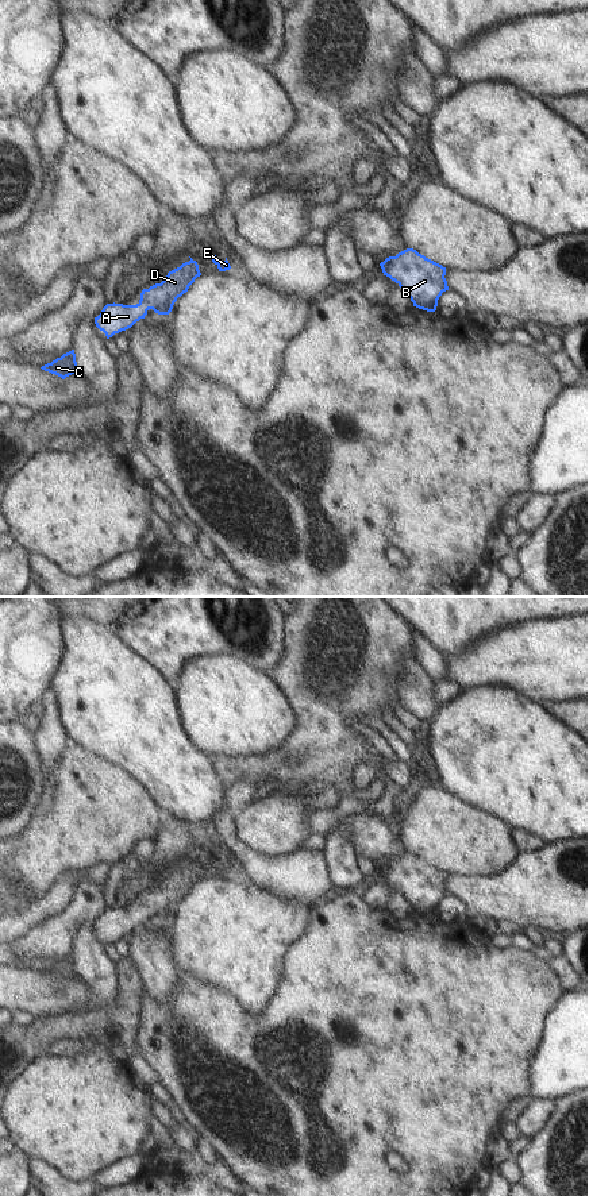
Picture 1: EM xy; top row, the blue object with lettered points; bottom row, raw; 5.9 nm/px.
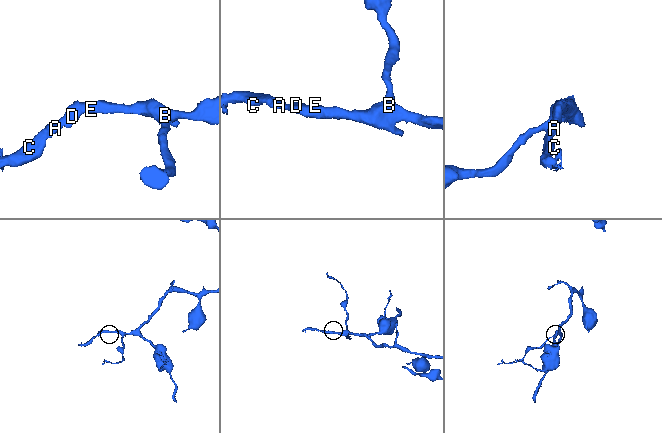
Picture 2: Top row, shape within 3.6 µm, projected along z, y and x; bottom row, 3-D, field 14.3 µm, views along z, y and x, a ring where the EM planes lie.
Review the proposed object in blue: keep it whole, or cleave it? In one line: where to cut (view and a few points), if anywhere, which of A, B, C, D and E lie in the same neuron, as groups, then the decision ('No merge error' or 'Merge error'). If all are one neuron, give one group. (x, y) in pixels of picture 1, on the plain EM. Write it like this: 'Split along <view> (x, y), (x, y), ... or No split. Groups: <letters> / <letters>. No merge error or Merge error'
No split. Groups: A B C D E. No merge error.

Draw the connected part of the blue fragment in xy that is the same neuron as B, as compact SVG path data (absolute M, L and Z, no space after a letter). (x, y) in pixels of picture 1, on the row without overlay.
M413 853L386 863L380 871L384 880L394 886L419 914L435 917L439 902L449 895L446 872Z

